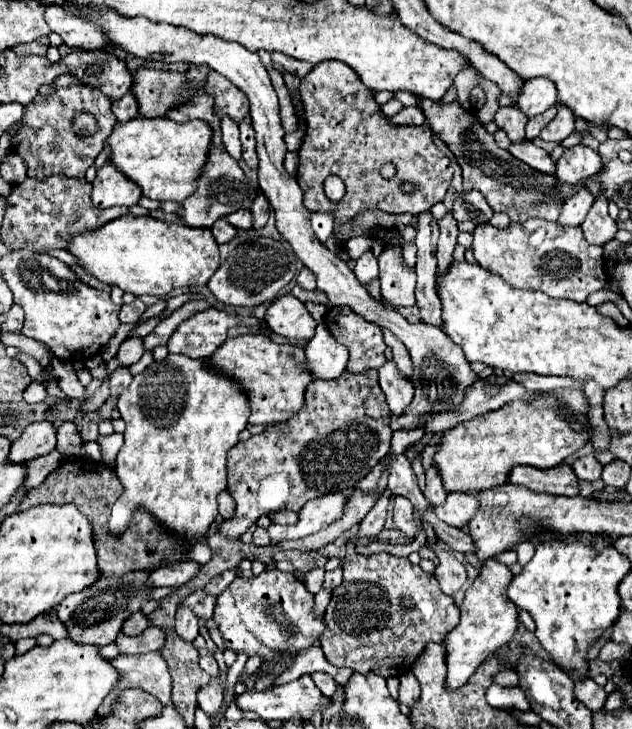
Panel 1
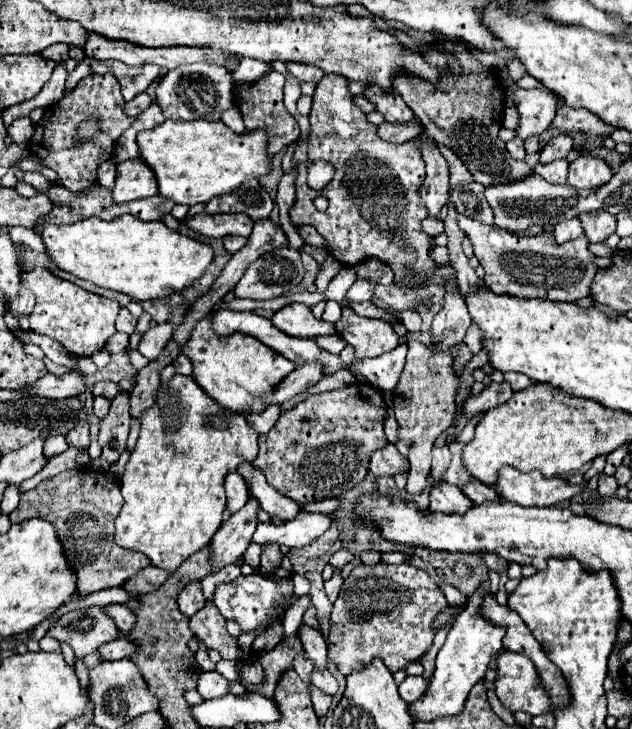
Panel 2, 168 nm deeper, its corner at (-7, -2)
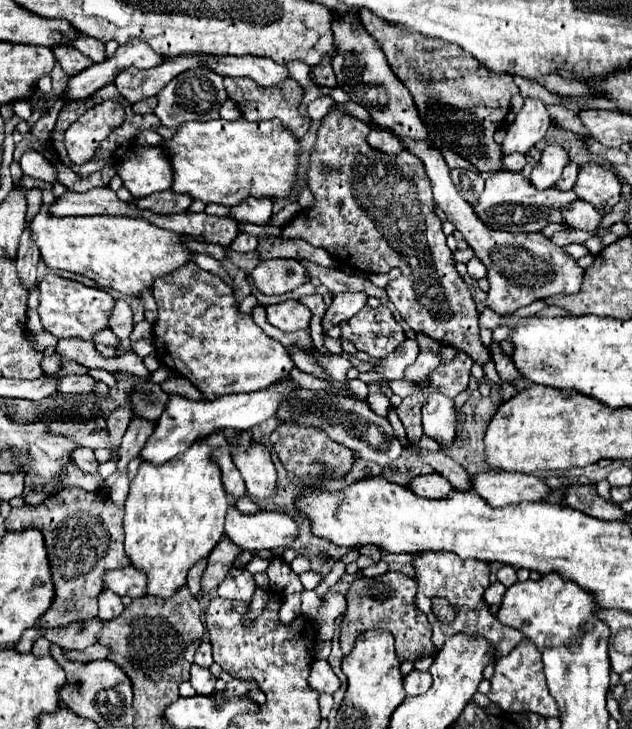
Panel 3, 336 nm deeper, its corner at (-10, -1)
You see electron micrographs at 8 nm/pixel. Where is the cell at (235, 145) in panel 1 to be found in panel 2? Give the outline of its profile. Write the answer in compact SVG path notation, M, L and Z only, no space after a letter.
M232 106L230 110L226 110L220 118L228 128L232 128L234 132L244 132L244 124L242 124L242 116L240 116L240 110L236 106Z

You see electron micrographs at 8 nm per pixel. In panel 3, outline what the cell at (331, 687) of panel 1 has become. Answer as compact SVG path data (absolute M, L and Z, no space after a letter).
M317 659L311 667L311 675L309 675L309 685L313 689L317 689L319 693L335 693L339 689L339 677L333 673L333 669L329 667L327 661Z

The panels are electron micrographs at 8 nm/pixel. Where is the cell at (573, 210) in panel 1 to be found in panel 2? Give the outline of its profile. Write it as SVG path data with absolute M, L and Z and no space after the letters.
M576 218L564 220L554 226L554 236L556 236L556 242L560 242L560 244L564 244L568 240L576 240L580 234L582 234L582 228Z

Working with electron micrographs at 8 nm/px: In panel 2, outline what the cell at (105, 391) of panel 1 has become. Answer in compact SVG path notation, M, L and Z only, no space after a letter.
M78 422L78 424L66 434L66 442L68 442L68 446L80 448L80 450L88 450L88 446L90 446L88 424L86 424L86 422Z

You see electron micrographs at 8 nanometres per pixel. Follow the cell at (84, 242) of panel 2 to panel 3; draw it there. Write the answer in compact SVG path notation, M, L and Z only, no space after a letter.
M43 201L41 211L33 217L29 225L35 245L41 251L41 257L49 269L65 269L79 275L85 275L93 279L103 289L117 289L123 295L139 297L145 289L151 289L155 279L163 275L171 275L171 271L177 271L183 267L183 263L191 261L193 251L185 245L183 237L177 233L171 233L167 229L159 229L153 223L147 223L147 219L131 219L123 215L91 215L91 217L53 217L47 213L47 205Z

